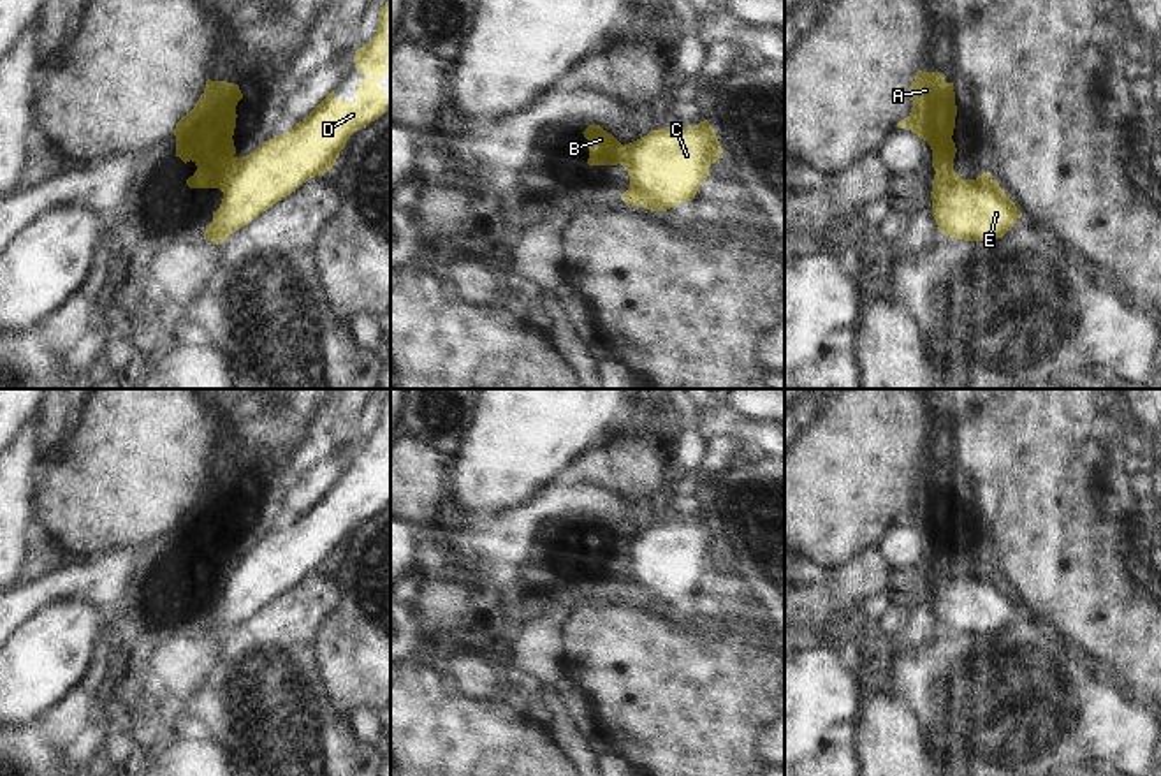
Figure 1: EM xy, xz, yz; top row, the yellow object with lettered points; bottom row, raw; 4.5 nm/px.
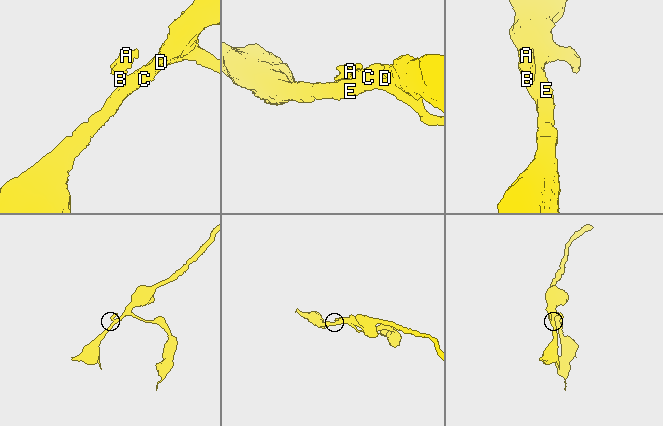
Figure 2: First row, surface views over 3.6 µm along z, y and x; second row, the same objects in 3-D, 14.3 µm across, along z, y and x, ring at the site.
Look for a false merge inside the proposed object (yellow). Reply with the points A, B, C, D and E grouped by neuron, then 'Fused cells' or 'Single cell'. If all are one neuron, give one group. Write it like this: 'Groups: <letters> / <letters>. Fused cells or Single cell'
Groups: A B / C D E. Fused cells.

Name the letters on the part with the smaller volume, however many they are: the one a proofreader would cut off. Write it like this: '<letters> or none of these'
A, B

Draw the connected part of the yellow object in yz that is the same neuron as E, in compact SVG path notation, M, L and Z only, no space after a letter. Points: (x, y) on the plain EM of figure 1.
M955 563L932 574L932 611L941 628L966 635L1003 632L1022 611L990 567L960 574Z

